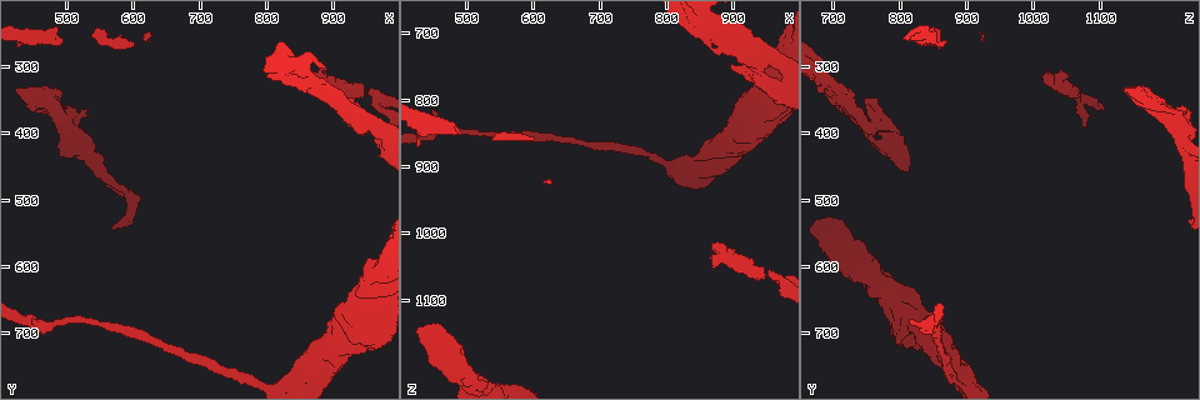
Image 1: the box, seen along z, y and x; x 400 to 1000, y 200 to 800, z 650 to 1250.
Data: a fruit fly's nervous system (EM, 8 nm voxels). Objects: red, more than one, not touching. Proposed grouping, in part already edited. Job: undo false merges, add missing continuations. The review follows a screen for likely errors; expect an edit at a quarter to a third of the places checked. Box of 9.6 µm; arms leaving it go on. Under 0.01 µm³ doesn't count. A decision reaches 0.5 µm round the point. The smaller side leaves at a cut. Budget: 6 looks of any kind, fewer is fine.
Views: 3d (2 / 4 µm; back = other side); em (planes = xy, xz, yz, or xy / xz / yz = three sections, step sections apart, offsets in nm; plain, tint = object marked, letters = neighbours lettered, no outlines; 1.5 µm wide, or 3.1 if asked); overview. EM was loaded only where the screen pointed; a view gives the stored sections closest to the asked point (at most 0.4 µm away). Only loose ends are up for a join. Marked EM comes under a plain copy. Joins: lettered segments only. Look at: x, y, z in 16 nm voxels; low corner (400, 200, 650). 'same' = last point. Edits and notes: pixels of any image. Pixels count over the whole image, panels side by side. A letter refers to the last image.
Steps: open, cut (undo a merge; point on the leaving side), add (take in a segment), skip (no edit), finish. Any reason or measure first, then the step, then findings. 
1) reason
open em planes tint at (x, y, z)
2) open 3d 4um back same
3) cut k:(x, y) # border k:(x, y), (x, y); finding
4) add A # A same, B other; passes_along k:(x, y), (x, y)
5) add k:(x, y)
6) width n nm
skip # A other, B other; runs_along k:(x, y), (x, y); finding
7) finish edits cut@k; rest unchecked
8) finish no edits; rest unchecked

stops while still wide
open 3d 4um at (865, 330, 715)

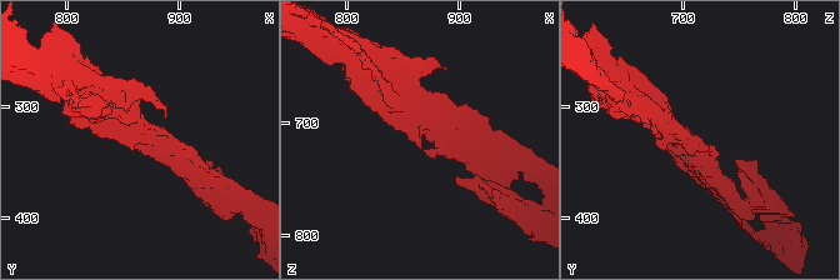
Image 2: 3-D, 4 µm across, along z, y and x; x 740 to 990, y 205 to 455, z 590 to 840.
open em planes tint at (862, 336, 722)

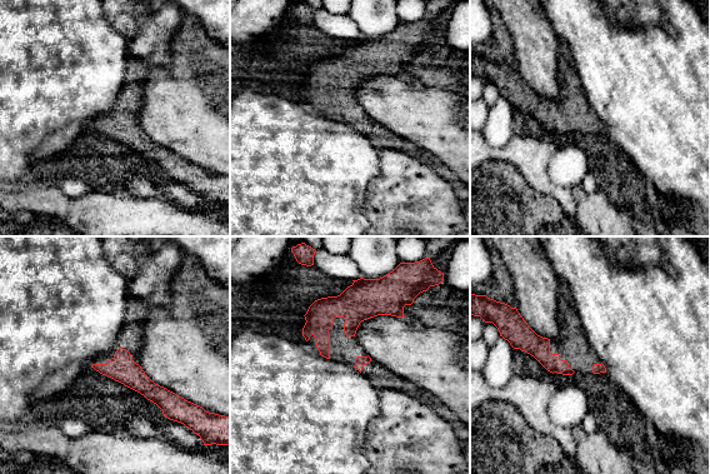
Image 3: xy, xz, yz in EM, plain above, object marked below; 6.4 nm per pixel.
open em planes letters same

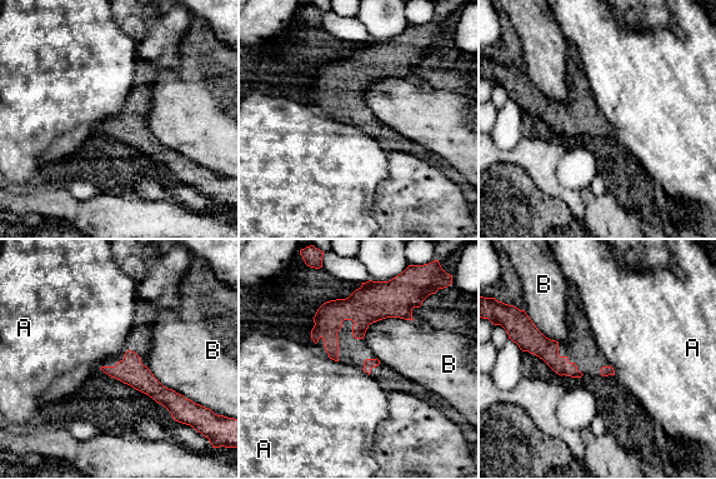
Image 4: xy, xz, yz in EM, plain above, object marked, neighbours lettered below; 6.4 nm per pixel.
skip # A other, B other; border 4:(329, 357), (338, 362); no lettered segment goes on from it

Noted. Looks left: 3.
sharp bend
open em xy step 4 letters at (975, 400, 775)

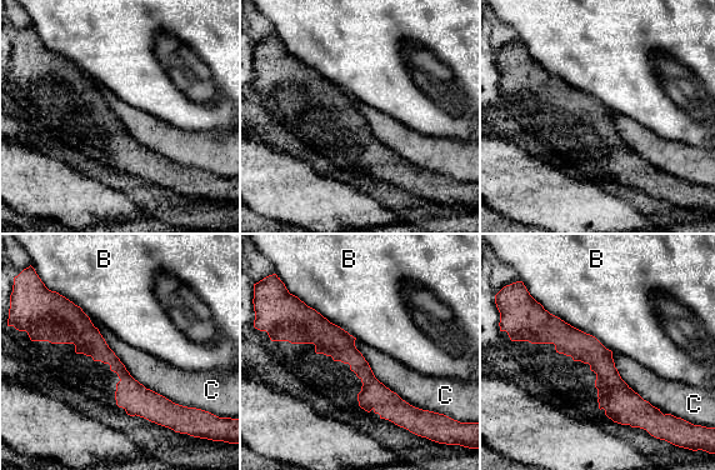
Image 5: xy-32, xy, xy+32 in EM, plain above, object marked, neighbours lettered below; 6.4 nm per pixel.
another direction
open em planes letters same

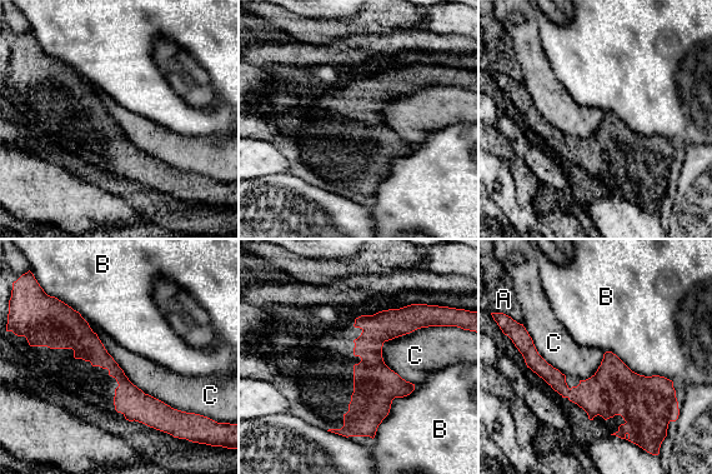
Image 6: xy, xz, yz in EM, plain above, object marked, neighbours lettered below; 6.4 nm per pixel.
skip # A other, B other, C other; runs_along 6:(525, 334), (568, 393), (665, 385); continuous, no second neuron

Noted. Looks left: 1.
finish no edits; rest unchecked

